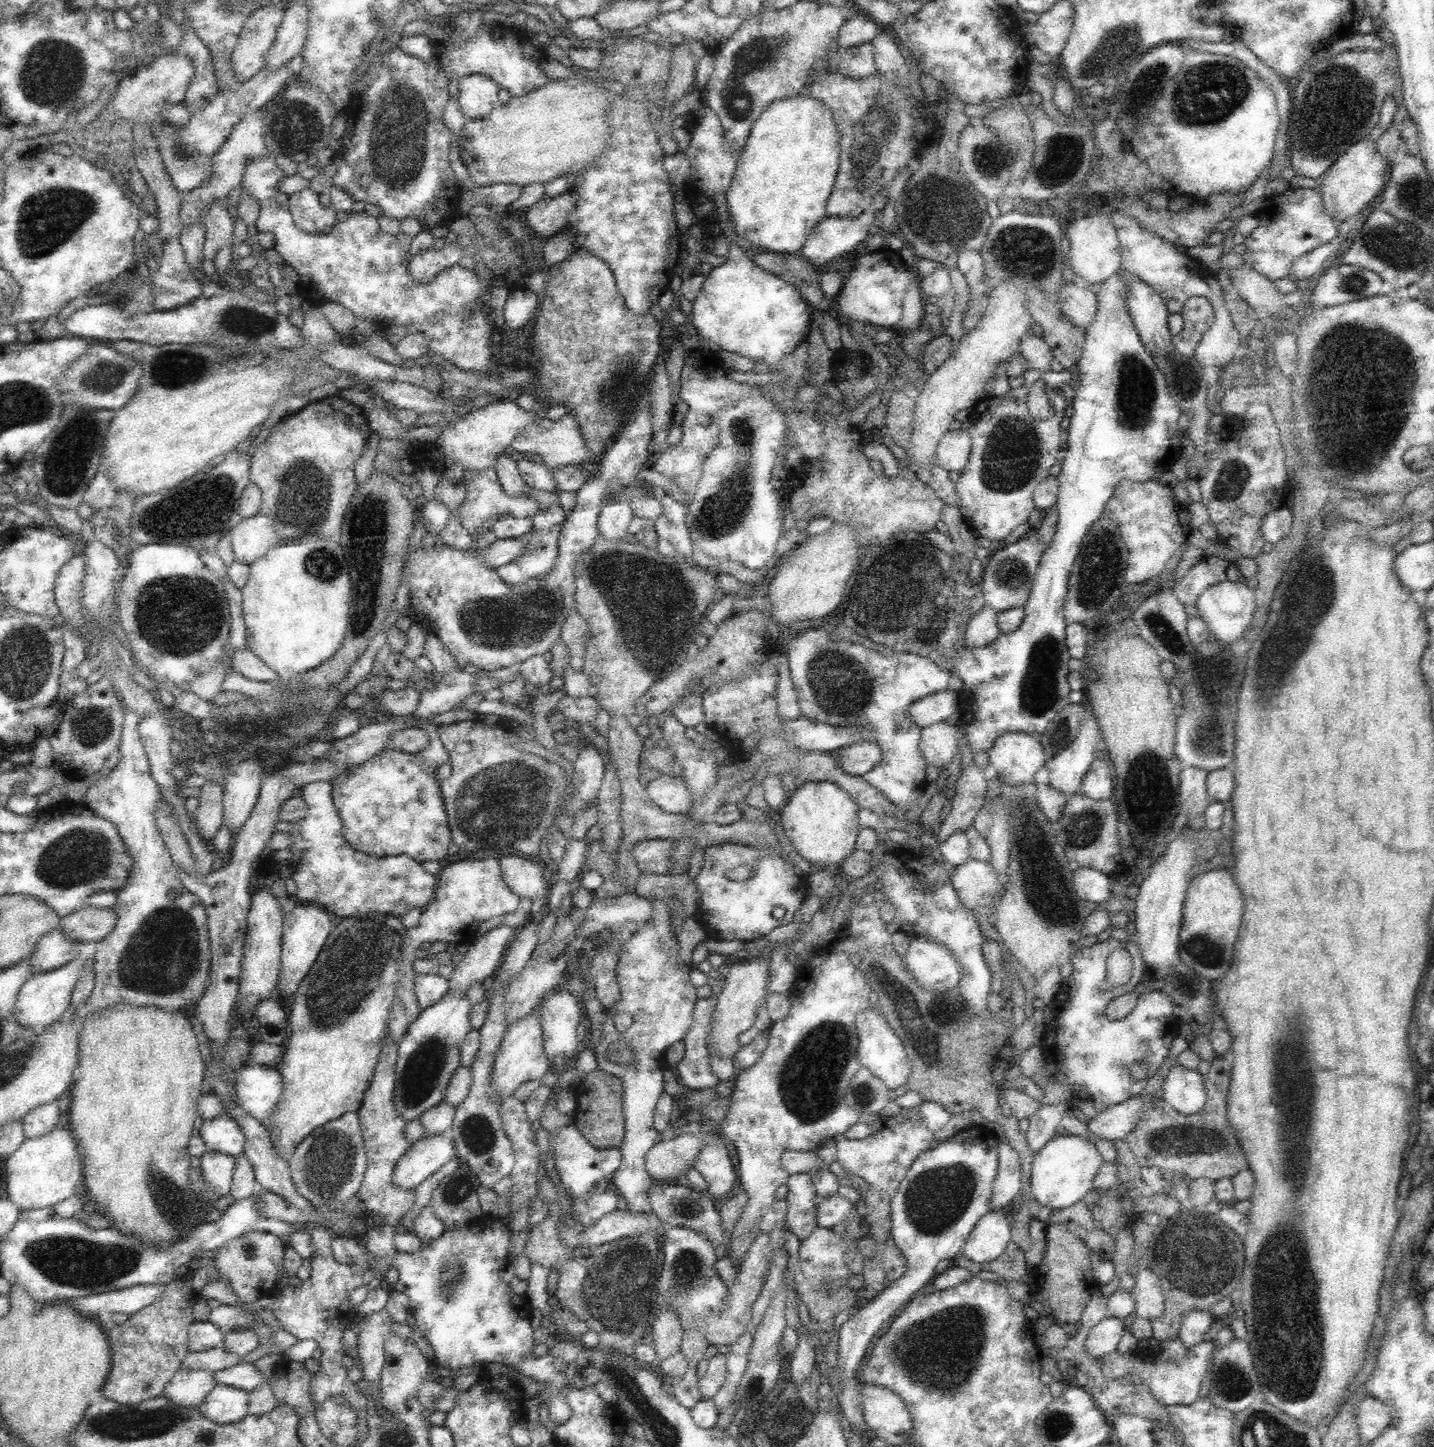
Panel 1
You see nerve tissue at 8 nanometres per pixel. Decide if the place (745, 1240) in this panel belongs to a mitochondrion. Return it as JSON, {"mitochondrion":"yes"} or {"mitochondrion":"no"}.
{"mitochondrion":"no"}

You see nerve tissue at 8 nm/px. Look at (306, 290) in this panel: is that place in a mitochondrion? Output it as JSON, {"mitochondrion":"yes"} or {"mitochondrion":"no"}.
{"mitochondrion":"no"}

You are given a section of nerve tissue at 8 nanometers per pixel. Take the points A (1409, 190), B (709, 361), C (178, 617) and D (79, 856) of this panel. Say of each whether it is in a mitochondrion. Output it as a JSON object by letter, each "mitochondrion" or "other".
{"A":"mitochondrion","B":"other","C":"mitochondrion","D":"mitochondrion"}

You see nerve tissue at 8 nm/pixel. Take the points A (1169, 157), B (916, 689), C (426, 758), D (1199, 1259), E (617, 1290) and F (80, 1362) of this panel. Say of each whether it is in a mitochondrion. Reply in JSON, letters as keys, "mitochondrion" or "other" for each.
{"A":"other","B":"other","C":"other","D":"mitochondrion","E":"mitochondrion","F":"other"}

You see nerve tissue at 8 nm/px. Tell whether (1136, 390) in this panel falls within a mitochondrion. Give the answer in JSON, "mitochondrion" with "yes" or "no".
{"mitochondrion":"yes"}

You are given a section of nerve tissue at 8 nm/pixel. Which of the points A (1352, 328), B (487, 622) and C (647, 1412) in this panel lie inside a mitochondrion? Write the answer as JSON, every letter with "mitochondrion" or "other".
{"A":"mitochondrion","B":"mitochondrion","C":"other"}

